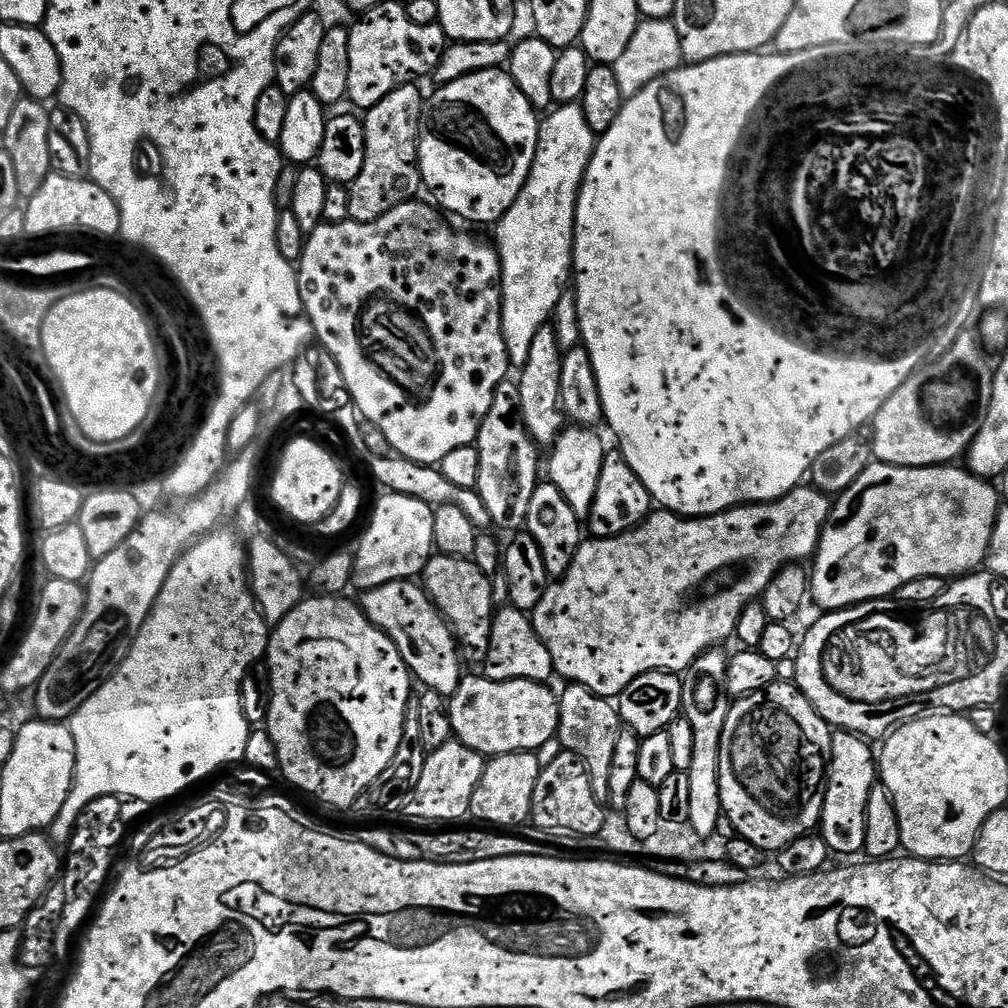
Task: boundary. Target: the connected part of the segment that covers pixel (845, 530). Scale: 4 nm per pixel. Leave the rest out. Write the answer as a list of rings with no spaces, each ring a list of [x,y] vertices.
[[[872,462],[865,472],[840,495],[835,497],[832,512],[828,515],[828,525],[820,536],[820,545],[816,548],[816,555],[810,564],[810,596],[820,610],[838,612],[841,608],[849,608],[867,600],[883,600],[899,593],[906,582],[914,582],[914,578],[927,576],[943,576],[945,578],[959,578],[967,576],[979,569],[987,561],[990,542],[994,534],[996,519],[1000,513],[1002,501],[997,485],[987,480],[981,480],[964,466],[937,466],[934,468],[907,468],[906,466],[890,466],[879,462]]]

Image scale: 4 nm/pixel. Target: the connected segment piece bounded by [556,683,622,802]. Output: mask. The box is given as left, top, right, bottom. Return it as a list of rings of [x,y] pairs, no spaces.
[[[569,683],[565,692],[559,693],[560,725],[556,731],[558,744],[563,751],[572,752],[587,766],[594,794],[607,801],[610,790],[610,766],[614,766],[614,749],[622,727],[620,709],[611,699],[586,690],[586,686]]]

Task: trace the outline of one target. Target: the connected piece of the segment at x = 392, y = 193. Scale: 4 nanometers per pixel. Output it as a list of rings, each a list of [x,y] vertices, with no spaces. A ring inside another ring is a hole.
[[[415,83],[398,86],[378,106],[363,113],[366,162],[362,162],[362,174],[354,178],[348,189],[350,220],[354,222],[374,222],[374,218],[390,214],[394,206],[402,206],[421,195],[420,119],[424,116],[426,96],[416,87]]]

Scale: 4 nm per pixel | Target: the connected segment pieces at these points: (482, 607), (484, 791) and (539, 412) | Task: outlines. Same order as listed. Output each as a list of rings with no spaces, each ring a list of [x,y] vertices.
[[[436,554],[423,570],[422,587],[451,626],[465,661],[482,662],[488,653],[494,615],[492,583],[490,577],[482,574],[482,570],[478,570],[478,566],[473,564],[471,559],[463,560]]]
[[[511,752],[491,757],[485,763],[478,790],[474,790],[471,819],[497,830],[516,830],[519,824],[527,825],[532,815],[534,786],[538,786],[542,767],[540,758],[535,752]]]
[[[545,326],[534,336],[534,343],[530,346],[530,358],[526,358],[524,367],[518,372],[522,418],[526,422],[526,430],[531,434],[532,441],[545,450],[552,448],[566,427],[564,407],[560,404],[563,361],[564,352],[559,346],[555,327]]]

